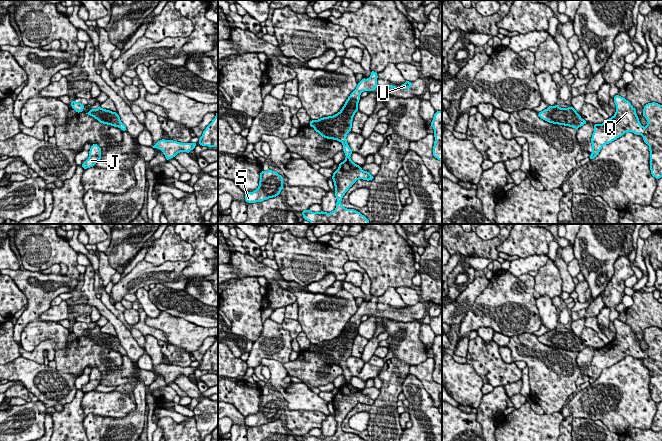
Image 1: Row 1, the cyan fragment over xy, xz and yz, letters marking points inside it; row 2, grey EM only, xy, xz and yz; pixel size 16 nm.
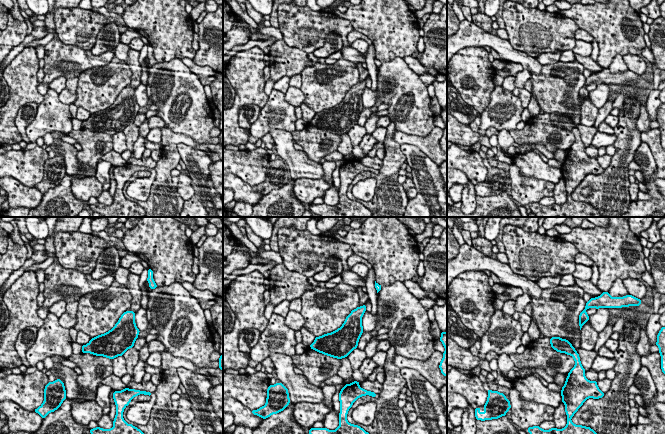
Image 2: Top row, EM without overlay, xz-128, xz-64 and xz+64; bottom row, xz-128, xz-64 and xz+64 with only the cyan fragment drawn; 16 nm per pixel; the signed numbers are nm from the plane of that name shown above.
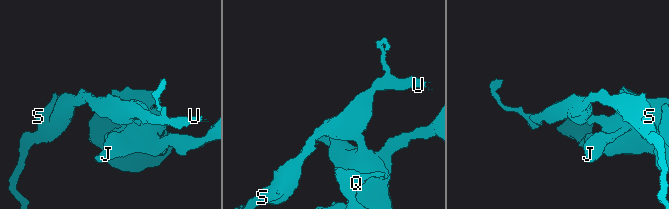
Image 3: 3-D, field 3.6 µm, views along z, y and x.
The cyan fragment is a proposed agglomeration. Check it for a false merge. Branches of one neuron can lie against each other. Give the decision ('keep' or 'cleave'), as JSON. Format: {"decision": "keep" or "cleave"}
{"decision": "cleave"}

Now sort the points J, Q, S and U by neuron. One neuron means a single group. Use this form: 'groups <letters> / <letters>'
groups J Q / S U

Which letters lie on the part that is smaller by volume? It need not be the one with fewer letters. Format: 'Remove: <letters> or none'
Remove: S, U

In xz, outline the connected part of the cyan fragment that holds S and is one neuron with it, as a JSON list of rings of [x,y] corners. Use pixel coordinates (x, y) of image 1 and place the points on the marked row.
[[[272,170],[261,171],[259,187],[252,193],[246,192],[245,201],[248,203],[262,202],[280,195],[282,189],[283,176]]]

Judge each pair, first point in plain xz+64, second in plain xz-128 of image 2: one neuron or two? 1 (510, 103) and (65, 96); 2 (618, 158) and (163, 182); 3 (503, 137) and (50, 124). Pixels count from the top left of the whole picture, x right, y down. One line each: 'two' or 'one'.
1: two
2: one
3: two

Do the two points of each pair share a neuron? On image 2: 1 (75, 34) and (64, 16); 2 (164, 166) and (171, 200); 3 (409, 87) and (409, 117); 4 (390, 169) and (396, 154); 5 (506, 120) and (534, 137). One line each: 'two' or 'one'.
1: one
2: one
3: one
4: one
5: two

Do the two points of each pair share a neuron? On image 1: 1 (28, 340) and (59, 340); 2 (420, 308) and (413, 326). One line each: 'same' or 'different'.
1: same
2: different

